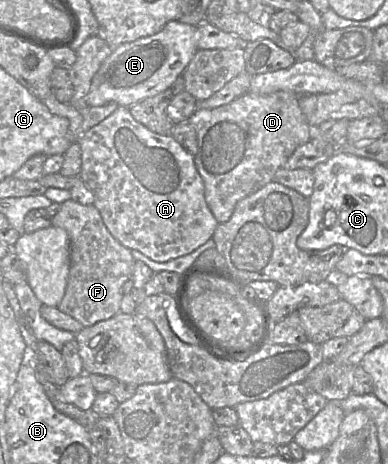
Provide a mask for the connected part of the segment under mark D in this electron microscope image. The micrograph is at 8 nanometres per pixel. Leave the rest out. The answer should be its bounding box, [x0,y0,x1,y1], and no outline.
[190,91,314,223]

